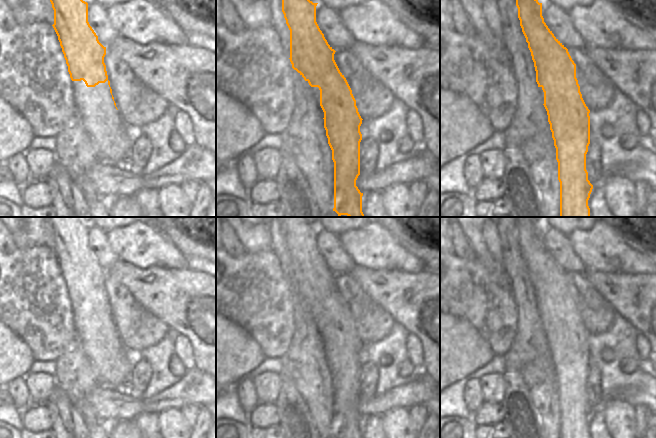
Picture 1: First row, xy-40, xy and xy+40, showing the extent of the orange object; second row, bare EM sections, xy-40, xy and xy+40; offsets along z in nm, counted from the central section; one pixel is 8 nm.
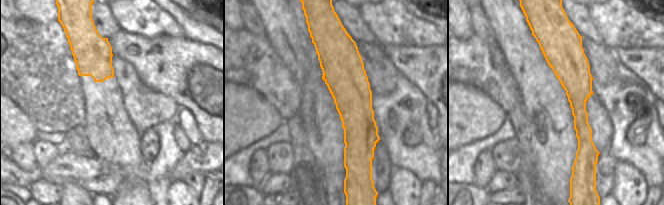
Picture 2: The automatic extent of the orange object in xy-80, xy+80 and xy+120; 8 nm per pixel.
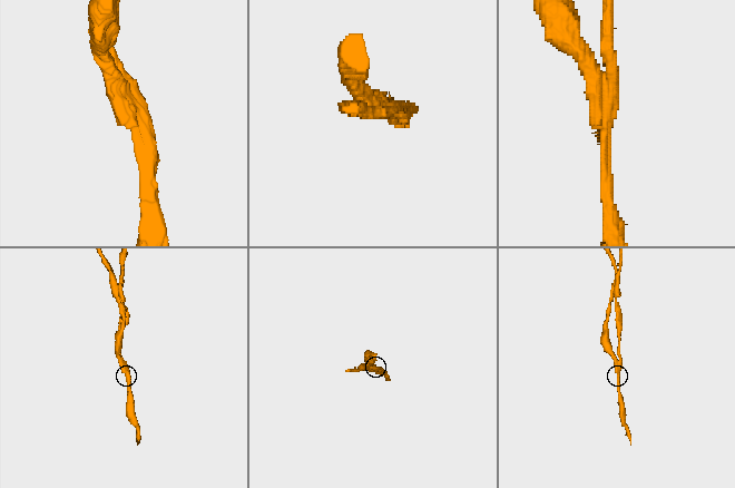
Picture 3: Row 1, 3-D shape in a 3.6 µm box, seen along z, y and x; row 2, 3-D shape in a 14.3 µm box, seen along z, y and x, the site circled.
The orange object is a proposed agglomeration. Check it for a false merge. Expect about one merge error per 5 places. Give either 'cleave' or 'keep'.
cleave

